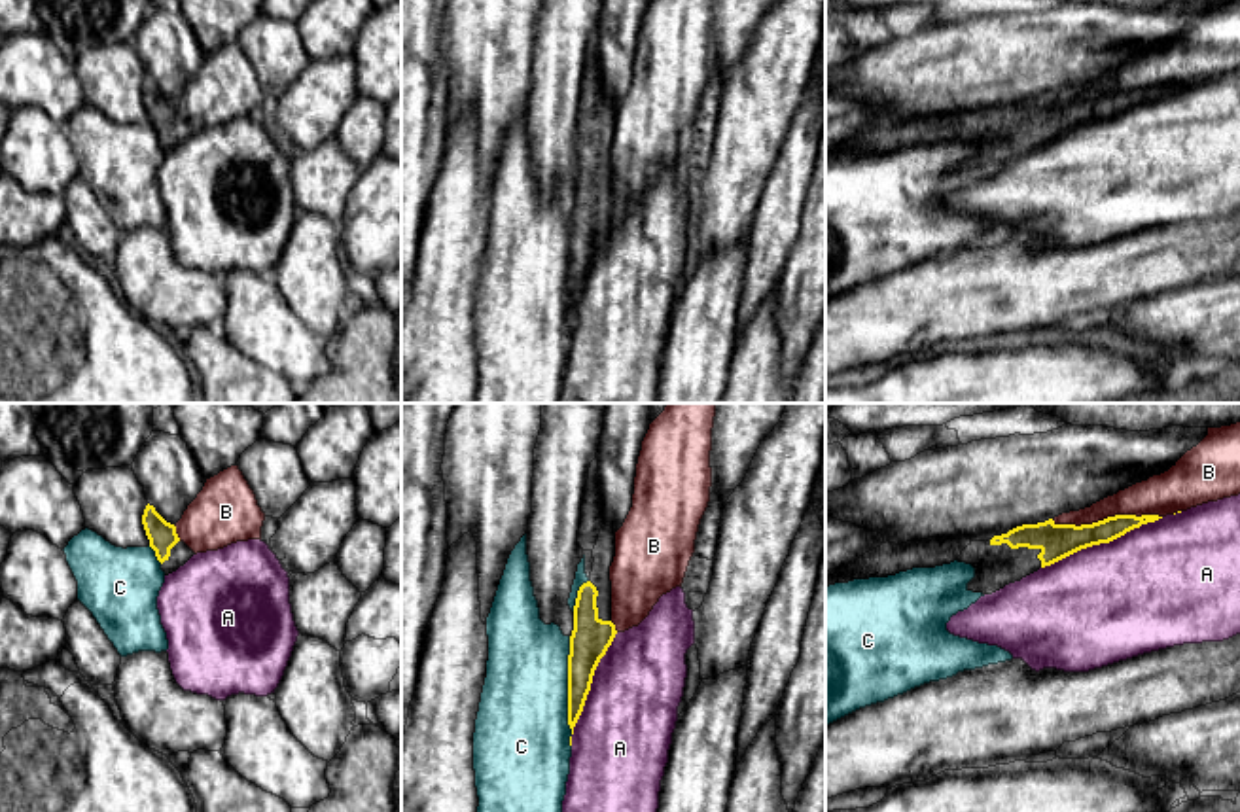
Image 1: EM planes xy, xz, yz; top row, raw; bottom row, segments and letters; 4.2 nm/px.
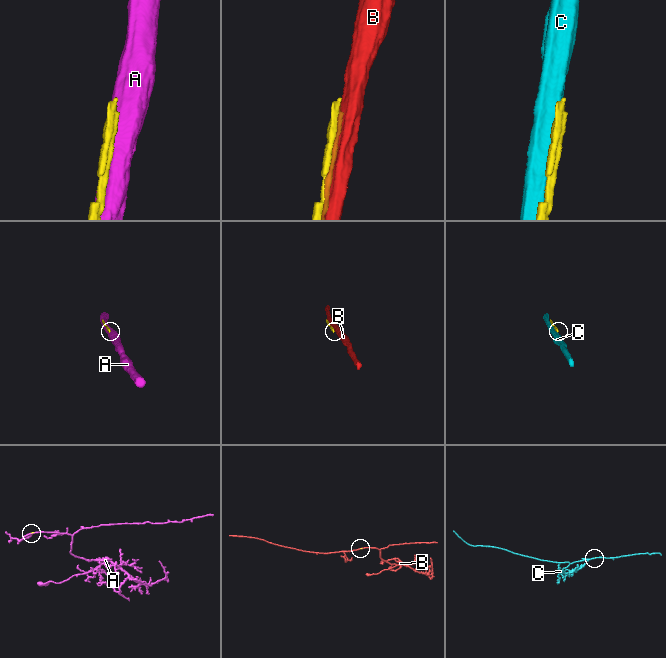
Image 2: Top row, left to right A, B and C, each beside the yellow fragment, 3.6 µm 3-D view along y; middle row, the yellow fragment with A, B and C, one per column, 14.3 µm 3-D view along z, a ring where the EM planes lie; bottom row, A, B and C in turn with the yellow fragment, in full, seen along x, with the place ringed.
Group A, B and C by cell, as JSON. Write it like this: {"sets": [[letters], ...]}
{"sets": [["A"], ["B"], ["C"]]}

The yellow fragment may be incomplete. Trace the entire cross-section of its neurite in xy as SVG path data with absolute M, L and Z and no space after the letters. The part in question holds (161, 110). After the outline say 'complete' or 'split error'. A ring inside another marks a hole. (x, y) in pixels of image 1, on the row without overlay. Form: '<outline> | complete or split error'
M146 81L142 100L165 151L184 142L195 129L178 114L176 102L167 98L153 81Z | split error

